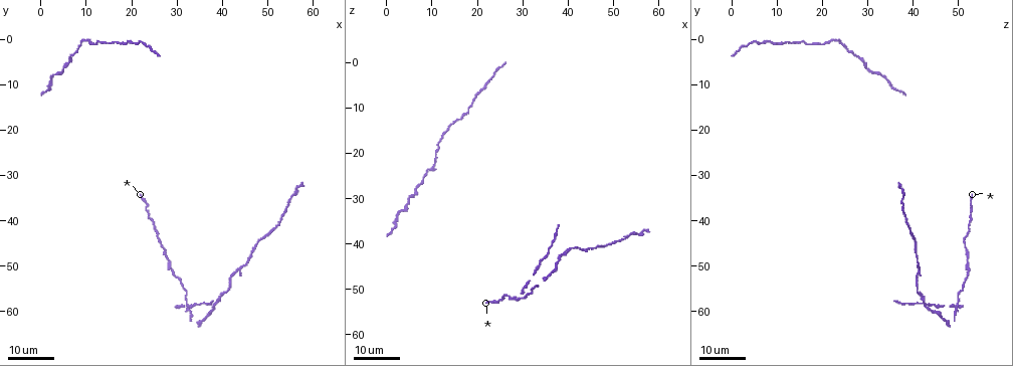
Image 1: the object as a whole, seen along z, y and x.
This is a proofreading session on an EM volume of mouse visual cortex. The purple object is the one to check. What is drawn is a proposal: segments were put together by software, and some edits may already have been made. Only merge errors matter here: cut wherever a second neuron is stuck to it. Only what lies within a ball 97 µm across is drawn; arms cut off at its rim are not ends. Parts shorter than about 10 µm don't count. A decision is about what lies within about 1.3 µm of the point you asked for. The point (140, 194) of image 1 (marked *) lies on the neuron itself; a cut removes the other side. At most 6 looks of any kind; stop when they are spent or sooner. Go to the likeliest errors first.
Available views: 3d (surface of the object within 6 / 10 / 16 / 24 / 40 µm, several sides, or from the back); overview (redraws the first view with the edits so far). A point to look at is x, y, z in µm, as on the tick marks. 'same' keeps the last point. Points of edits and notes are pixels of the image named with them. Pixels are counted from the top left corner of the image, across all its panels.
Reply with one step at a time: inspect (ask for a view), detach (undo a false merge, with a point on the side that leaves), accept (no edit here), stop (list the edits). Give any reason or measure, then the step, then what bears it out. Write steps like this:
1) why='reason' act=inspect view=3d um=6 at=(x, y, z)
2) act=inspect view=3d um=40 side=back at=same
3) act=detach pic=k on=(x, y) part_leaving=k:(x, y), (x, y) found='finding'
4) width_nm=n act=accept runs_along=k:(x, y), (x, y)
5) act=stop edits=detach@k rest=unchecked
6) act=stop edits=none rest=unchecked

act=inspect view=3d um=16 at=(6.5, 4.5, 29.0)

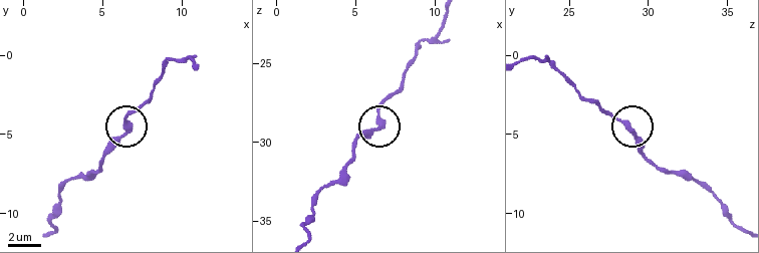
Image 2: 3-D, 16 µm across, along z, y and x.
why='zoom in' act=inspect view=3d um=10 at=(6.6, 4.5, 28.9)

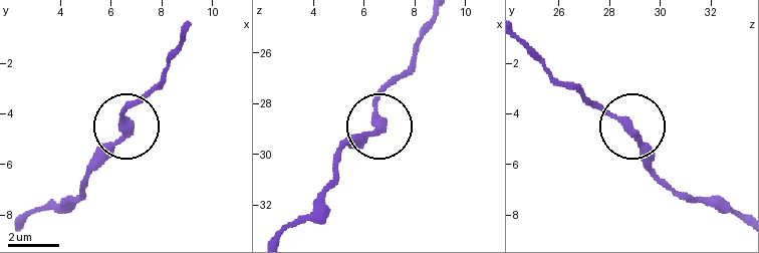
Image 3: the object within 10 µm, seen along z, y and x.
act=accept found='continuous, no second neuron'

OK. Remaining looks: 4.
why='calibre changes' act=inspect view=3d um=16 at=(27.0, 46.0, 51.5)

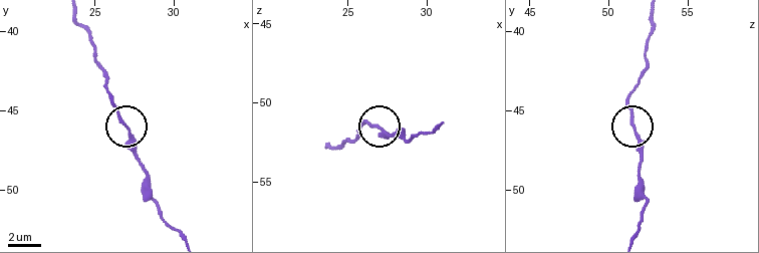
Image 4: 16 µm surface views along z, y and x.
why='closer look' act=inspect view=3d um=6 at=(27.0, 46.3, 51.6)

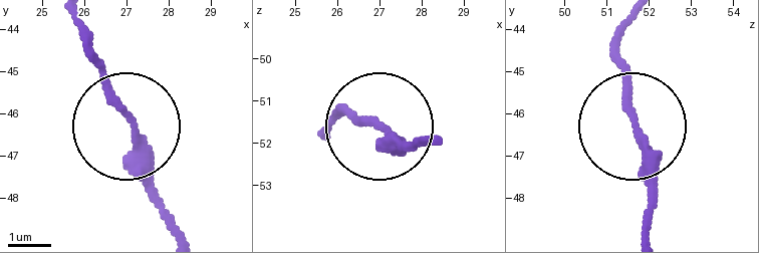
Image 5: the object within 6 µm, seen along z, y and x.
act=accept runs_along=5:(329, 131), (347, 109), (391, 142), (412, 142) found='all the same neuron'

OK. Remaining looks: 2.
act=inspect view=3d um=16 at=(37.5, 60.0, 44.5)

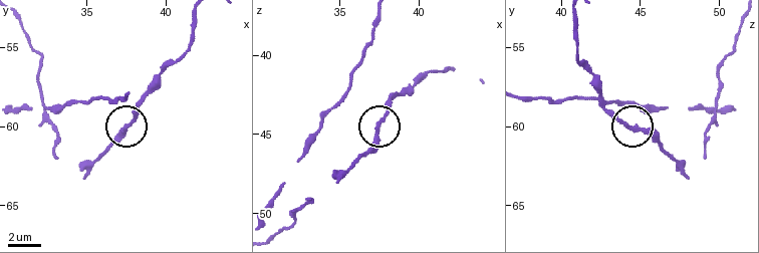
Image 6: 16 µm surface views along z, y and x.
why='zoom in' act=inspect view=3d um=10 at=(37.4, 60.1, 44.4)

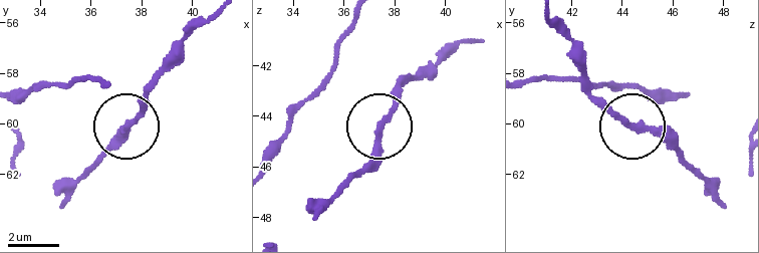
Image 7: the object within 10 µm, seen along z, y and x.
width_nm=200 act=accept found='one neuron here'

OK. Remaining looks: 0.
act=stop edits=none rest=unchecked

